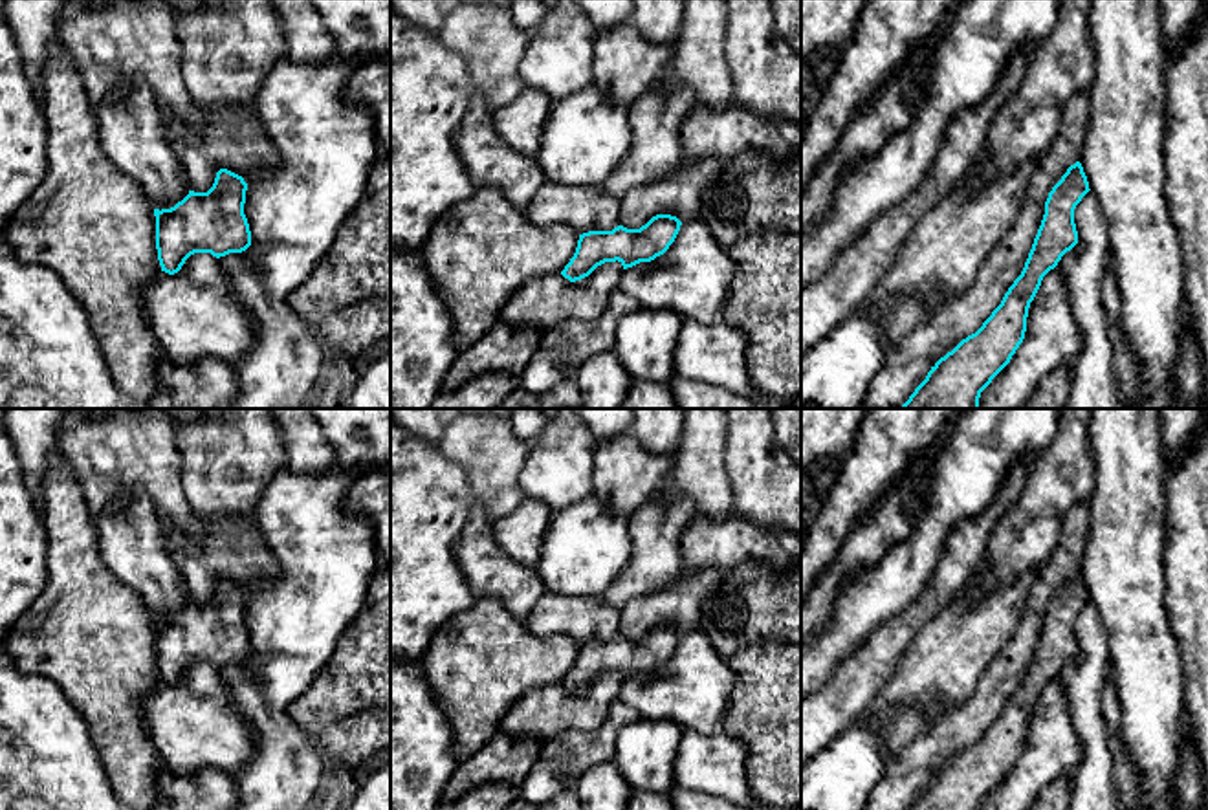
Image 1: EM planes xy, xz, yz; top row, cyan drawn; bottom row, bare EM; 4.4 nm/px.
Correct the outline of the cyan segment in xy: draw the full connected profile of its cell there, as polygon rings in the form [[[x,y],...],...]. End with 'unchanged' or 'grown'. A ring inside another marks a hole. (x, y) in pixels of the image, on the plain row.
[[[220,579],[207,603],[194,603],[170,619],[154,619],[156,660],[161,682],[174,685],[194,663],[220,669],[251,656],[244,625],[247,594],[242,586]]]; unchanged

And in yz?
[[[1080,572],[1052,597],[1021,685],[983,737],[940,768],[909,810],[979,810],[1010,773],[1027,742],[1027,728],[1043,687],[1078,654],[1074,619],[1089,603]]]; unchanged

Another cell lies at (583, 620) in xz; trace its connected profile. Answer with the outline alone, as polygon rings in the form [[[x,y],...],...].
[[[544,592],[524,623],[537,638],[566,636],[583,645],[618,638],[620,614],[621,610],[607,605],[603,597],[565,597]]]

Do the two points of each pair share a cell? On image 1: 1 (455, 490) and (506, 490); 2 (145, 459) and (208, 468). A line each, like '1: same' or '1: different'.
1: different
2: different

